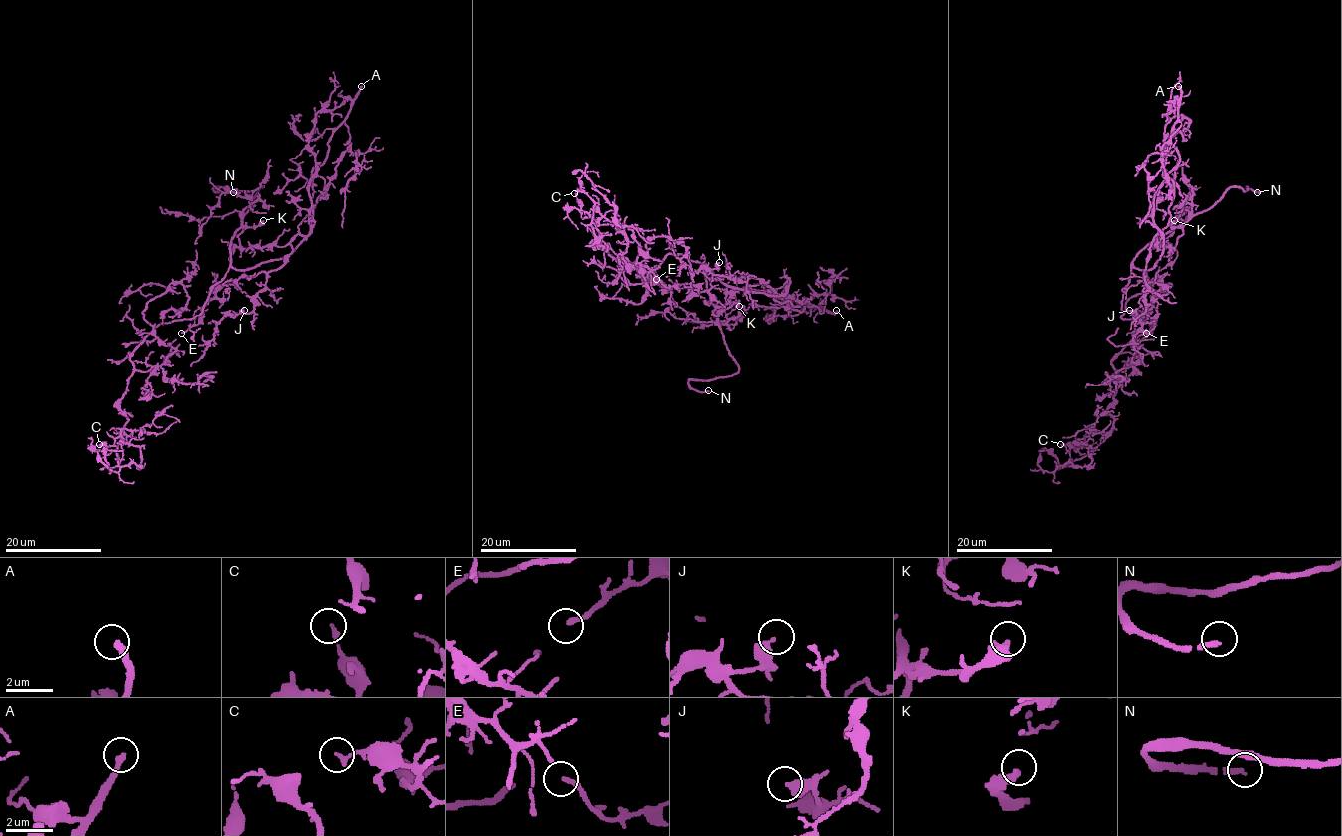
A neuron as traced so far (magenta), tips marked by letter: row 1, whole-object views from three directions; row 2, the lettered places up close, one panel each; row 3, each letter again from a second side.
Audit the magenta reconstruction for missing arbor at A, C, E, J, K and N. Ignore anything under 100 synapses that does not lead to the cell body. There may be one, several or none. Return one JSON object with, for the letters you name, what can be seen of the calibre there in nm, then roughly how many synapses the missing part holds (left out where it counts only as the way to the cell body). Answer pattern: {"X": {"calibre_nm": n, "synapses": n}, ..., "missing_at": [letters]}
{"A": {"calibre_nm": 280, "synapses": 750}, "N": {"calibre_nm": 200}, "missing_at": ["A", "N"]}

